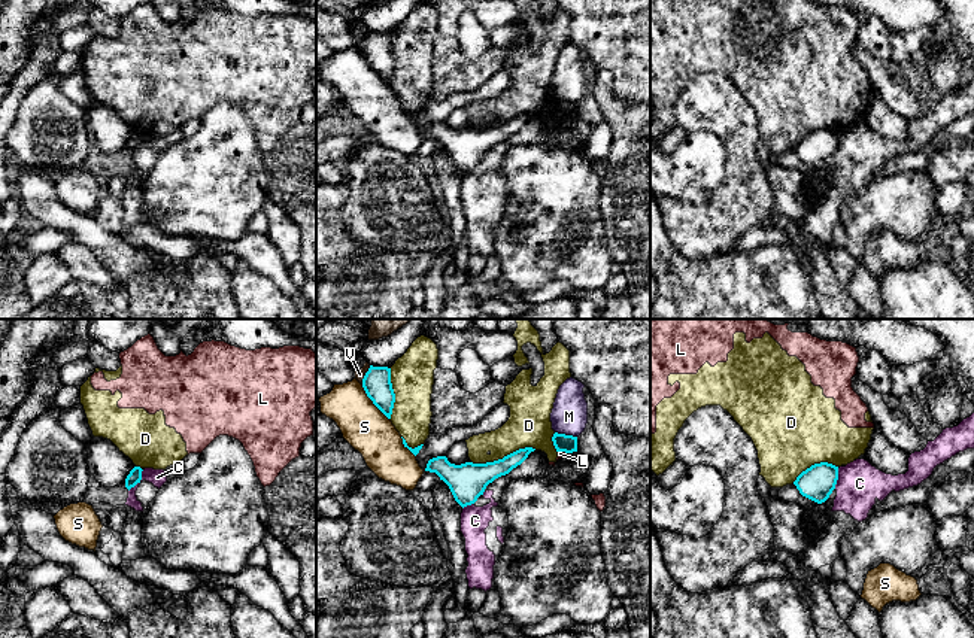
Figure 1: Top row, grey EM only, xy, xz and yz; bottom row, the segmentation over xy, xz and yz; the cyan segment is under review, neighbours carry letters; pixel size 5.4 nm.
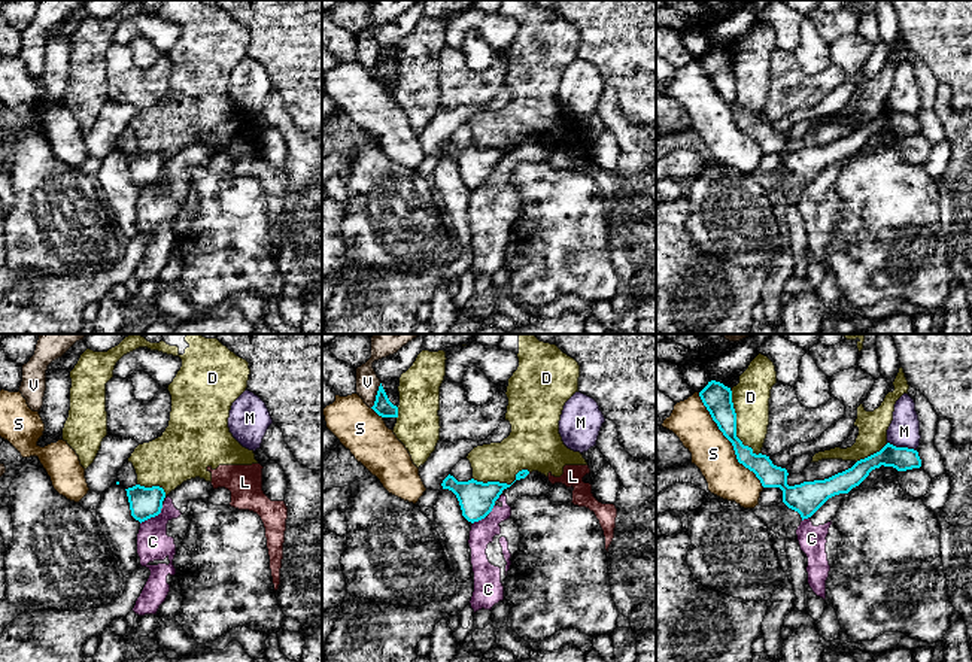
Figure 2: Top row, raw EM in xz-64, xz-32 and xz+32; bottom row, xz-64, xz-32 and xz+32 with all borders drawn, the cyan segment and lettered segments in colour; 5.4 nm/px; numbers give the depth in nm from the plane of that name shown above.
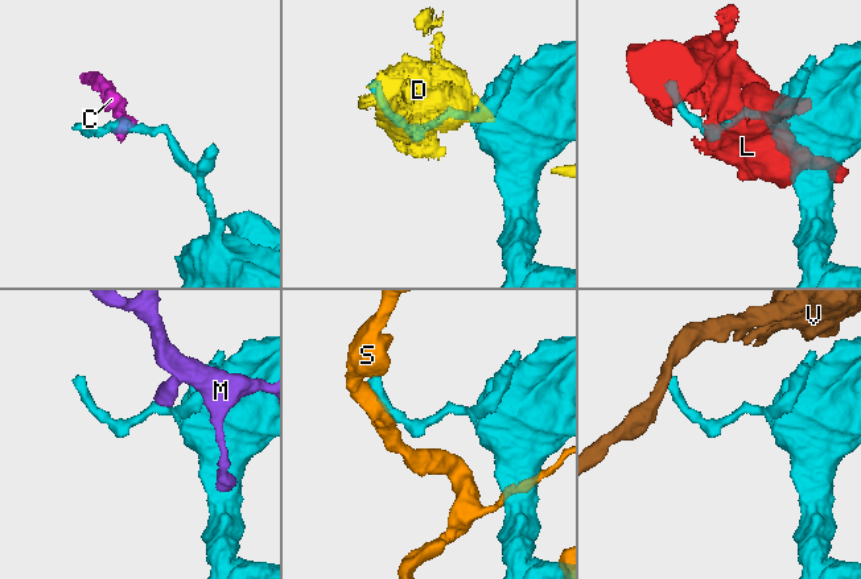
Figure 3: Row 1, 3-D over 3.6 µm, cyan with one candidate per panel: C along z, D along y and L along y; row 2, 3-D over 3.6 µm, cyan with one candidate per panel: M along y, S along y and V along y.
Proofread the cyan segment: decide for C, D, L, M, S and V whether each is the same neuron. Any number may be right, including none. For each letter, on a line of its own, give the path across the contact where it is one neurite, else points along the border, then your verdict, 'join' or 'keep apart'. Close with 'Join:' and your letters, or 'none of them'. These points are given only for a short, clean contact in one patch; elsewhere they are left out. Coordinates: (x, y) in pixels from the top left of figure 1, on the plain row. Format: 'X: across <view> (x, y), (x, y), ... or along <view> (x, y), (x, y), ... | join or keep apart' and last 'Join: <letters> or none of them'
C: along xy (143, 136), (142, 143), (129, 157) | keep apart
D: keep apart
L: along xz (558, 117), (566, 119) | keep apart
M: along xz (555, 97), (576, 103) | keep apart
S: keep apart
V: keep apart
Join: none of them

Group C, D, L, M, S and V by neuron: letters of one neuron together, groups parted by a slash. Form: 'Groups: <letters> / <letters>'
Groups: C / D L / M / S / V

